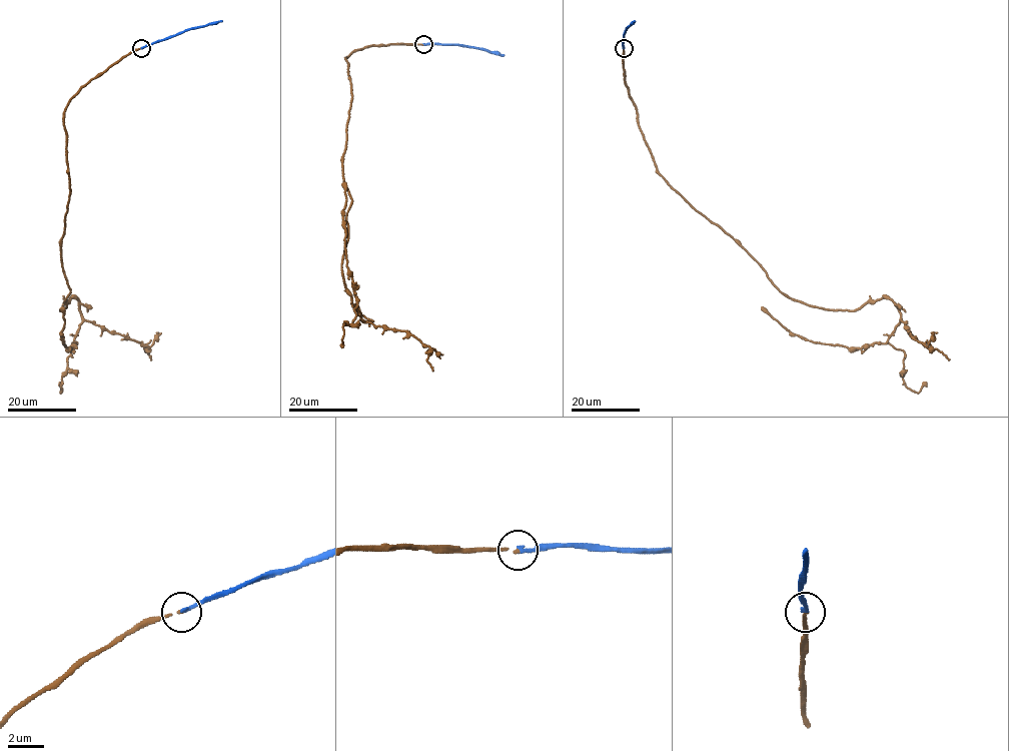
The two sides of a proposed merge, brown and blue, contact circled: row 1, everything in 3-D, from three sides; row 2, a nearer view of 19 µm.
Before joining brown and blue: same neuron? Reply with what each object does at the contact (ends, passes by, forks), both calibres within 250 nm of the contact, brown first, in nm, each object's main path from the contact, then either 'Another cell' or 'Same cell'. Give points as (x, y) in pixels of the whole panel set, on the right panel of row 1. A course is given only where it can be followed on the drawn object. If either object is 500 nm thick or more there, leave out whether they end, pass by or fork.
At the ring brown ends. At the ring blue ends. Thickness 140 nm (brown) against 200 nm. Course of brown: (624, 48), (656, 171), (792, 298), (889, 298), (900, 318), (847, 347), (762, 306). Course of blue: (624, 48), (624, 34), (635, 21). Same cell

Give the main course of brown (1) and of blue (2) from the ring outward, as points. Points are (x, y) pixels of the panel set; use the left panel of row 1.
1: (141, 48), (64, 112), (70, 292), (60, 310), (75, 298), (82, 322), (71, 347), (62, 306)
2: (141, 48), (190, 28), (222, 21)

